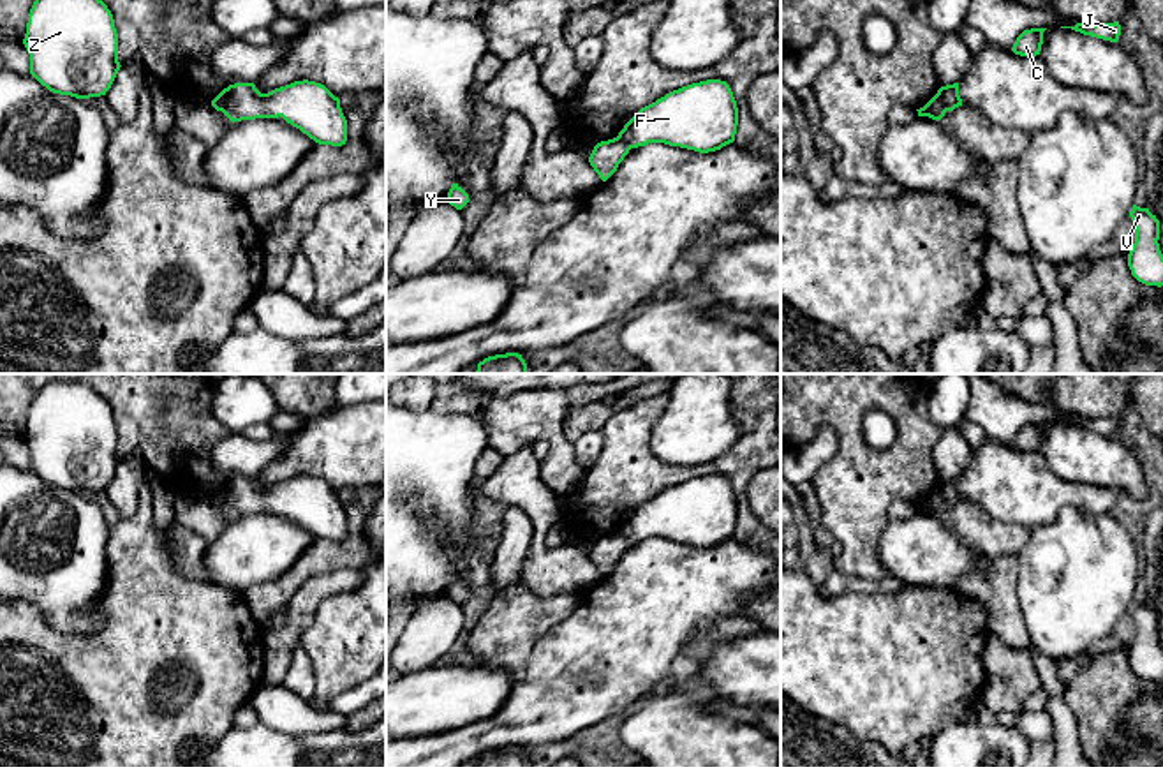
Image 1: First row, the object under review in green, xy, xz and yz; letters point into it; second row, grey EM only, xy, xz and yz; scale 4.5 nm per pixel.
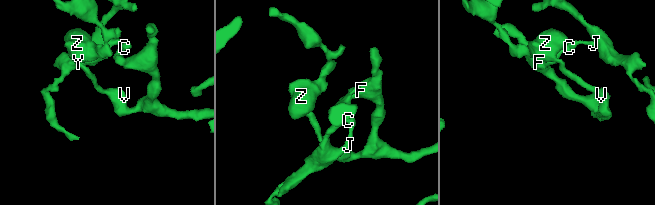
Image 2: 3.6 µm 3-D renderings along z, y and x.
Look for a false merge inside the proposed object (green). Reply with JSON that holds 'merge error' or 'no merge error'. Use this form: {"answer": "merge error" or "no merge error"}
{"answer": "merge error"}

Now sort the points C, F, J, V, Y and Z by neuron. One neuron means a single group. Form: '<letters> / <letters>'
C J / F V Y Z

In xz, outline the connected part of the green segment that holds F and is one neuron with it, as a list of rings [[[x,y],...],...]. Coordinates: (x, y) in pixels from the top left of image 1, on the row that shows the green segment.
[[[707,79],[641,108],[617,138],[629,148],[664,143],[708,153],[733,143],[737,125],[738,108],[730,85]]]

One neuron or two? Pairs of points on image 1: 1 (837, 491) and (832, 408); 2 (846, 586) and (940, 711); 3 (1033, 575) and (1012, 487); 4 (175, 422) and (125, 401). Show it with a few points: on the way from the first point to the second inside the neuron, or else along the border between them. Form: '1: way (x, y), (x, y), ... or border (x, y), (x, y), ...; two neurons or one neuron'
1: way (848, 469), (848, 429); one neuron
2: border (816, 586), (825, 596), (892, 591); two neurons
3: border (1066, 508), (1031, 531); two neurons
4: way (162, 417), (145, 401), (138, 401); one neuron

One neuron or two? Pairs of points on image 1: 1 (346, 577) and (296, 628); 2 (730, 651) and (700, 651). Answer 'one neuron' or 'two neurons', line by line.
1: one neuron
2: two neurons

